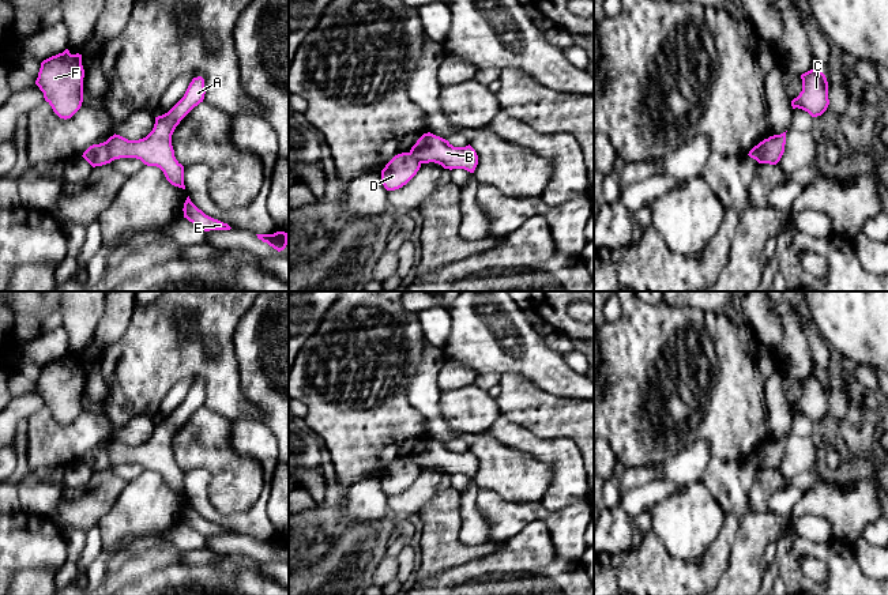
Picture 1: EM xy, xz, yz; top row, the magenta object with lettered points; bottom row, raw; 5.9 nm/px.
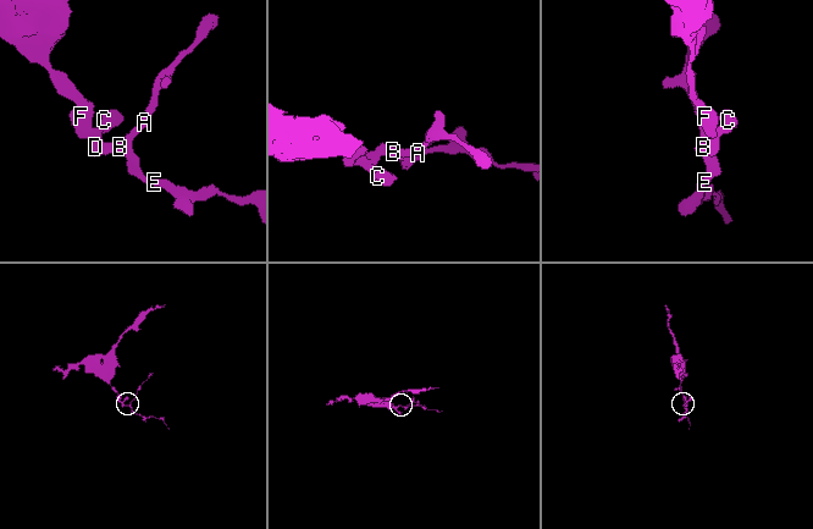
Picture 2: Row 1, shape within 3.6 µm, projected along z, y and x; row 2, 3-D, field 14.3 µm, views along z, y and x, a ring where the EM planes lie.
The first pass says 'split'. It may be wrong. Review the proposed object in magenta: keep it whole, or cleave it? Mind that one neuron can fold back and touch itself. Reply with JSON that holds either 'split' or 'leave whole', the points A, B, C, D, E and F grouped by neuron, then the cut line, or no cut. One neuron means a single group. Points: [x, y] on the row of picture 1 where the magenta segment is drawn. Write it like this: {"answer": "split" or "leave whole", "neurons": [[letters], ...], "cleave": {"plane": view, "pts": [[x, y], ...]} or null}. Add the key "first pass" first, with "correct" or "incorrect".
{"first pass": "correct", "answer": "split", "neurons": [["A", "B", "E"], ["C", "D", "F"]], "cleave": {"plane": "yz", "pts": [[767, 139], [760, 162]]}}

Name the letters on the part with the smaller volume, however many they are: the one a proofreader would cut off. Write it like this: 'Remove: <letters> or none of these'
Remove: A, B, E

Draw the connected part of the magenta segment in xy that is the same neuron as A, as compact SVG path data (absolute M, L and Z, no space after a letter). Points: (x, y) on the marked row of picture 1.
M193 78L184 97L168 113L155 117L154 128L146 138L128 140L116 133L110 136L108 139L110 159L140 159L147 166L159 167L172 185L185 189L184 166L174 157L172 135L180 121L203 102L204 94L204 79Z

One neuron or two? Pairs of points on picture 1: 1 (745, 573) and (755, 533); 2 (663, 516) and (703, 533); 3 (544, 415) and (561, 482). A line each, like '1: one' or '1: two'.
1: one
2: one
3: two

